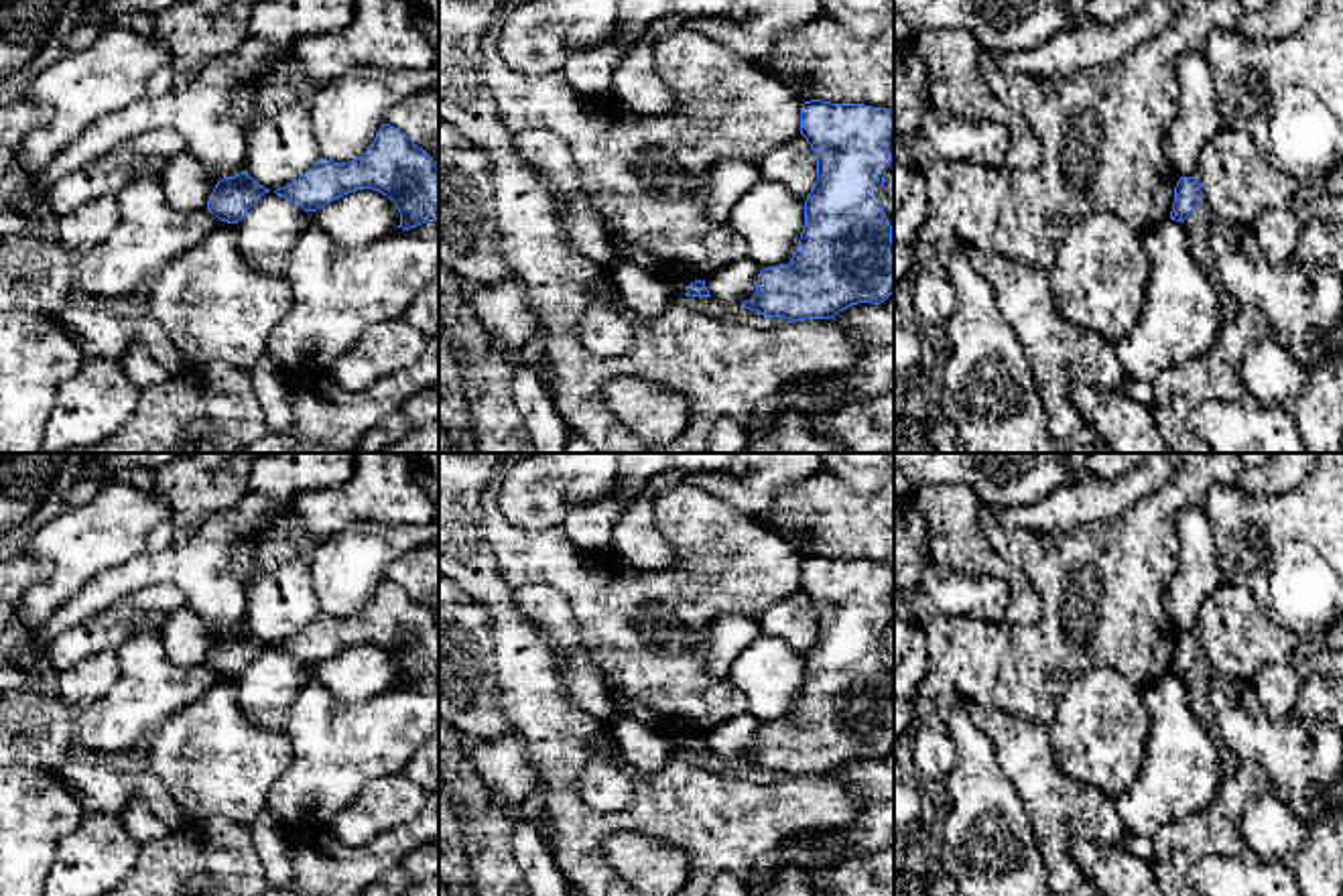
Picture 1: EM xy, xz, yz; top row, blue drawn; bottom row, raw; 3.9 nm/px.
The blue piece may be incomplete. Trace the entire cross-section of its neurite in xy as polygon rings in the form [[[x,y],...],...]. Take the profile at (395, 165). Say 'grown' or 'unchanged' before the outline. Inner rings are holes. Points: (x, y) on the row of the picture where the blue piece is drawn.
unchanged | [[[390,124],[380,126],[362,156],[349,163],[321,156],[305,175],[274,193],[305,211],[317,211],[356,189],[386,195],[400,213],[402,230],[439,219],[439,169],[427,150]]]

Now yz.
unchanged | [[[1180,177],[1174,187],[1170,219],[1182,223],[1201,201],[1203,201],[1201,183],[1197,183],[1193,177]]]

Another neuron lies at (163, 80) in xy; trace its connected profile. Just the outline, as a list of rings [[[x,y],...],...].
[[[171,65],[161,67],[148,77],[146,87],[144,87],[144,98],[163,95],[171,91],[173,87],[175,87],[175,69]]]

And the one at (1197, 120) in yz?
[[[1185,49],[1176,61],[1178,116],[1166,130],[1166,158],[1178,177],[1199,169],[1199,152],[1221,128],[1211,67],[1203,51]]]

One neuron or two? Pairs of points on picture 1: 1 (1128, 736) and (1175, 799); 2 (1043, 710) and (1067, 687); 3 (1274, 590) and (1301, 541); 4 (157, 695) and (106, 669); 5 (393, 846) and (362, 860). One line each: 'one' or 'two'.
1: two
2: two
3: one
4: two
5: one

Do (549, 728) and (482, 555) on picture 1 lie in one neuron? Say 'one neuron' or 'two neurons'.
one neuron

